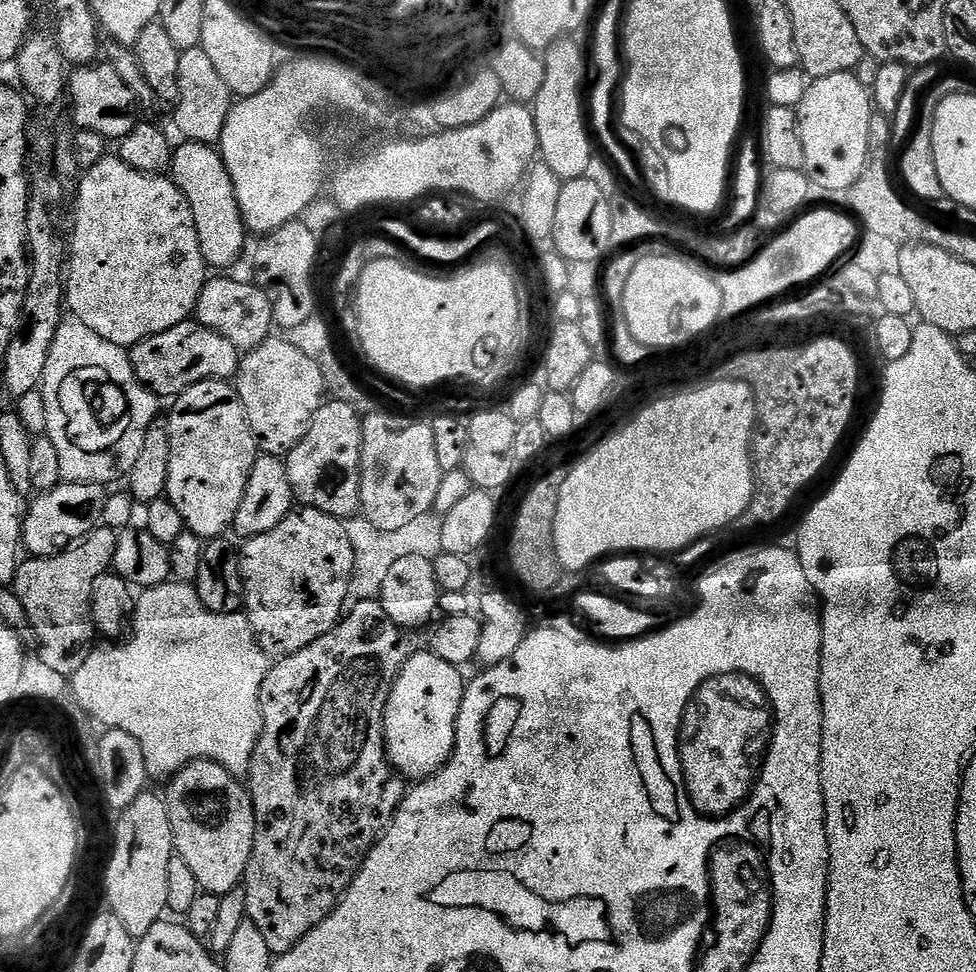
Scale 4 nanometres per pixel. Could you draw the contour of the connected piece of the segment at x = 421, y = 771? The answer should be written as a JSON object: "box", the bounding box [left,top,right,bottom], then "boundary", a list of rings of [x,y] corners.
{"box":[384,650,466,781],"boundary":[[[431,650],[413,652],[398,674],[384,711],[384,743],[392,767],[409,781],[435,776],[456,748],[456,723],[466,687],[465,677],[460,674],[459,667],[443,661]]]}

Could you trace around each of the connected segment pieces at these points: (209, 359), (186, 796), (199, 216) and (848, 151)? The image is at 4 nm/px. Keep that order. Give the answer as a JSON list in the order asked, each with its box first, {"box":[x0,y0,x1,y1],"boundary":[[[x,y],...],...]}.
[{"box":[130,319,242,398],"boundary":[[[195,319],[183,320],[162,334],[154,334],[130,349],[134,374],[157,397],[175,398],[203,380],[231,381],[240,371],[242,354],[222,334],[214,334]]]},{"box":[167,759,256,897],"boundary":[[[211,759],[193,760],[185,765],[167,787],[172,847],[198,878],[201,893],[224,897],[241,887],[256,833],[256,815],[247,787]]]},{"box":[170,140,246,270],"boundary":[[[193,140],[175,145],[172,154],[170,179],[178,186],[194,214],[194,226],[198,230],[198,246],[209,269],[228,270],[244,252],[246,229],[238,206],[234,182],[226,170],[219,151],[211,144],[199,144]]]},{"box":[798,71,874,194],"boundary":[[[855,71],[839,72],[829,76],[821,76],[809,83],[806,94],[798,109],[800,133],[802,134],[802,150],[804,151],[804,172],[817,189],[825,188],[828,192],[844,194],[862,174],[867,160],[867,138],[874,105],[869,89],[858,82]]]}]

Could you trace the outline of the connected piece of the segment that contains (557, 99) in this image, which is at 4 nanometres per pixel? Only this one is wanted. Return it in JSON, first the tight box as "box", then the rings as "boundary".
{"box":[534,38,592,181],"boundary":[[[561,38],[543,53],[544,81],[542,90],[538,90],[534,101],[534,115],[536,118],[536,143],[538,156],[546,166],[554,172],[561,181],[578,180],[589,175],[588,167],[592,164],[592,144],[588,141],[590,128],[586,123],[586,108],[580,105],[580,87],[584,84],[584,52],[575,44],[575,39]]]}

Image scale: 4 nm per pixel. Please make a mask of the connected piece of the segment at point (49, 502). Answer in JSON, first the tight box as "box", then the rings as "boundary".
{"box":[22,482,106,558],"boundary":[[[61,482],[48,492],[39,493],[35,498],[37,500],[29,508],[27,505],[22,516],[22,548],[32,558],[37,556],[57,556],[65,548],[80,543],[104,519],[106,488],[103,484],[66,484]]]}

